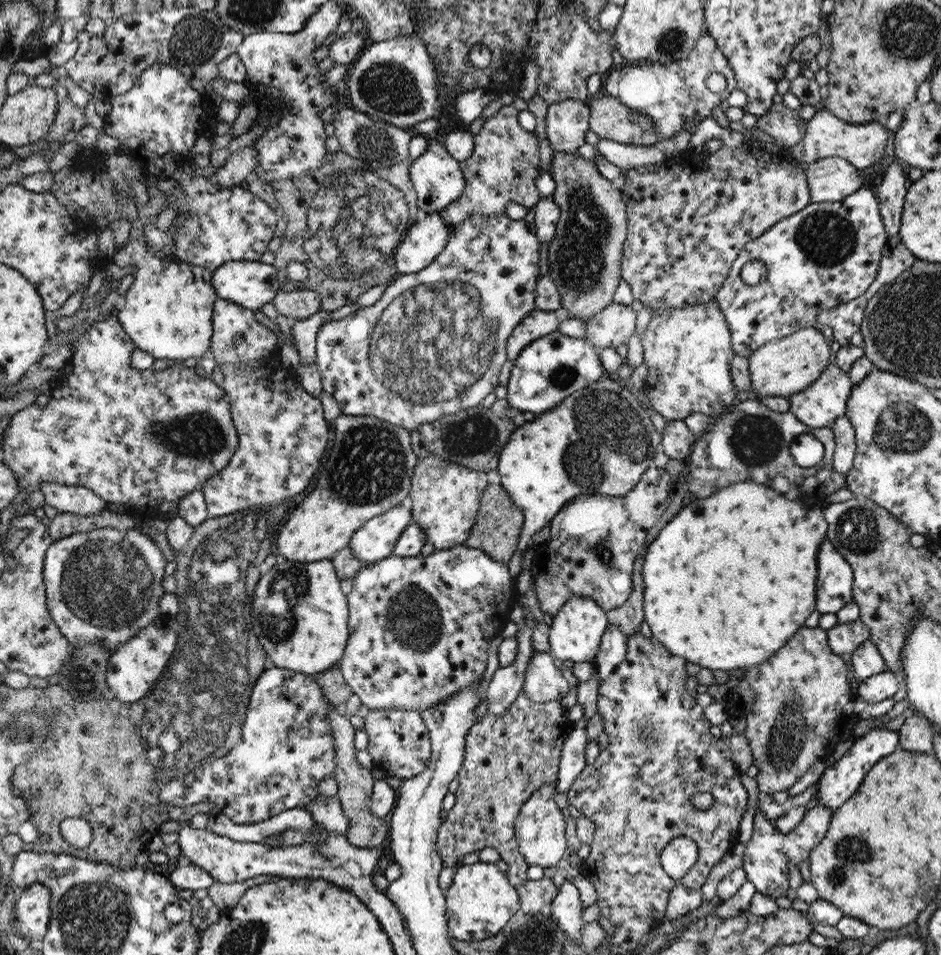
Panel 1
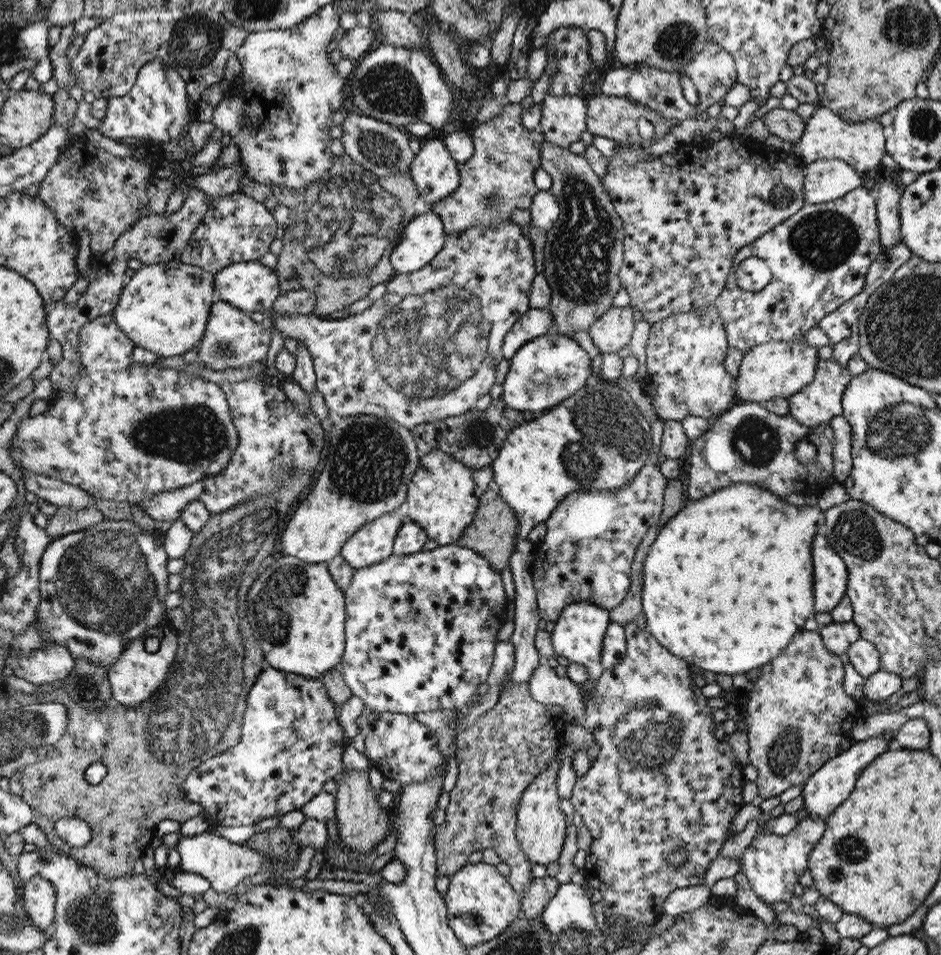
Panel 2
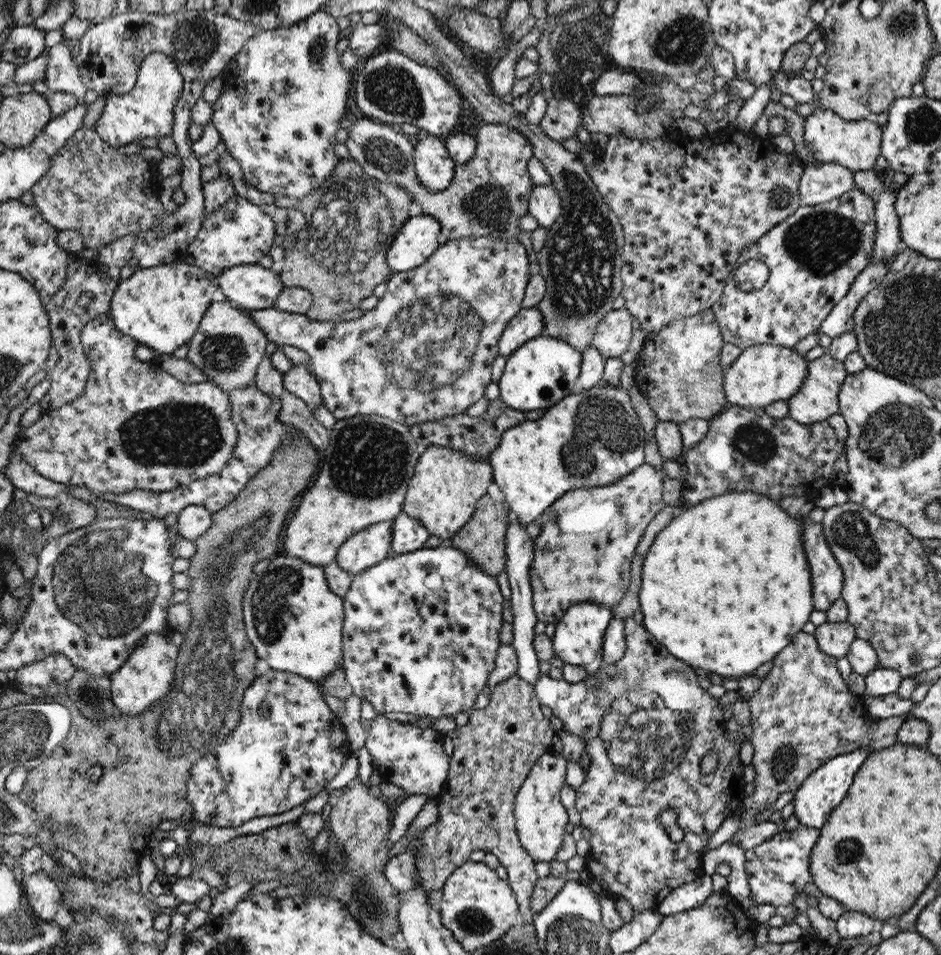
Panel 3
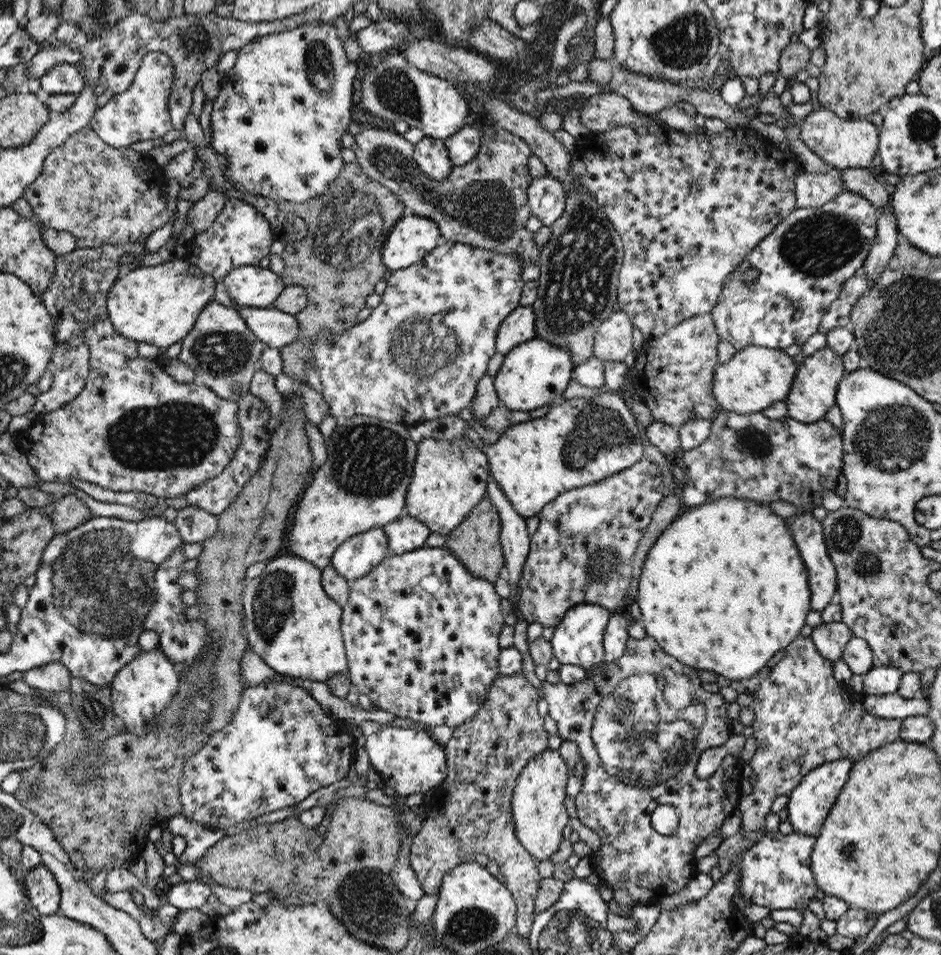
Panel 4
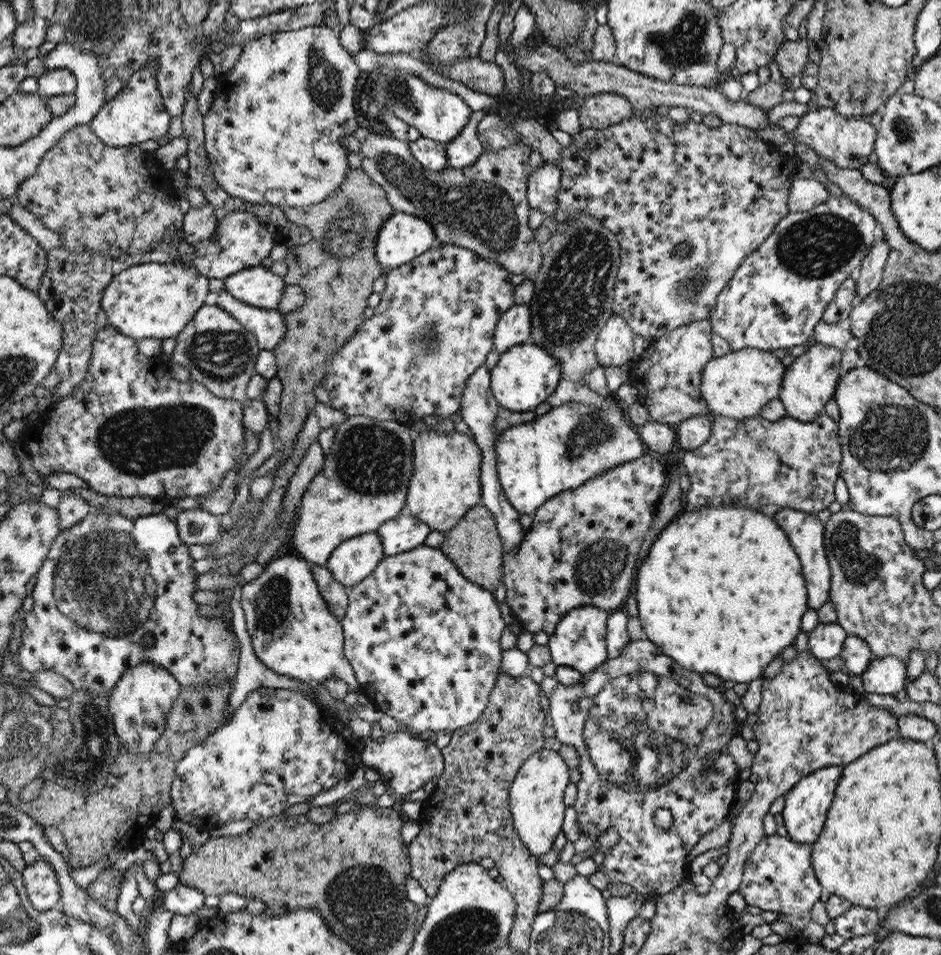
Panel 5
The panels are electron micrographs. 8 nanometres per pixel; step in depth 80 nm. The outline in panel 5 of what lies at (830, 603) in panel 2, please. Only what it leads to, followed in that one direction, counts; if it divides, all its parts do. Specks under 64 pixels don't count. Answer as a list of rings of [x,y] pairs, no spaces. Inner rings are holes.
[[[781,507],[772,517],[785,529],[796,552],[800,552],[800,560],[804,560],[804,572],[808,572],[808,604],[810,609],[818,610],[830,600],[831,592],[832,572],[827,559],[826,540],[824,540],[826,525],[812,513],[788,507]]]

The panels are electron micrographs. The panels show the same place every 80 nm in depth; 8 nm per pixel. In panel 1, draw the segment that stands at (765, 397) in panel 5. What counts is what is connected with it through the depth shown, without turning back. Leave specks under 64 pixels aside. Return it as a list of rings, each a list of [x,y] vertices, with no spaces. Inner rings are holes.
[[[815,327],[801,328],[790,336],[776,339],[760,347],[747,357],[751,378],[751,390],[759,398],[766,396],[791,397],[802,392],[819,379],[830,362],[830,345],[824,339],[822,330]]]

